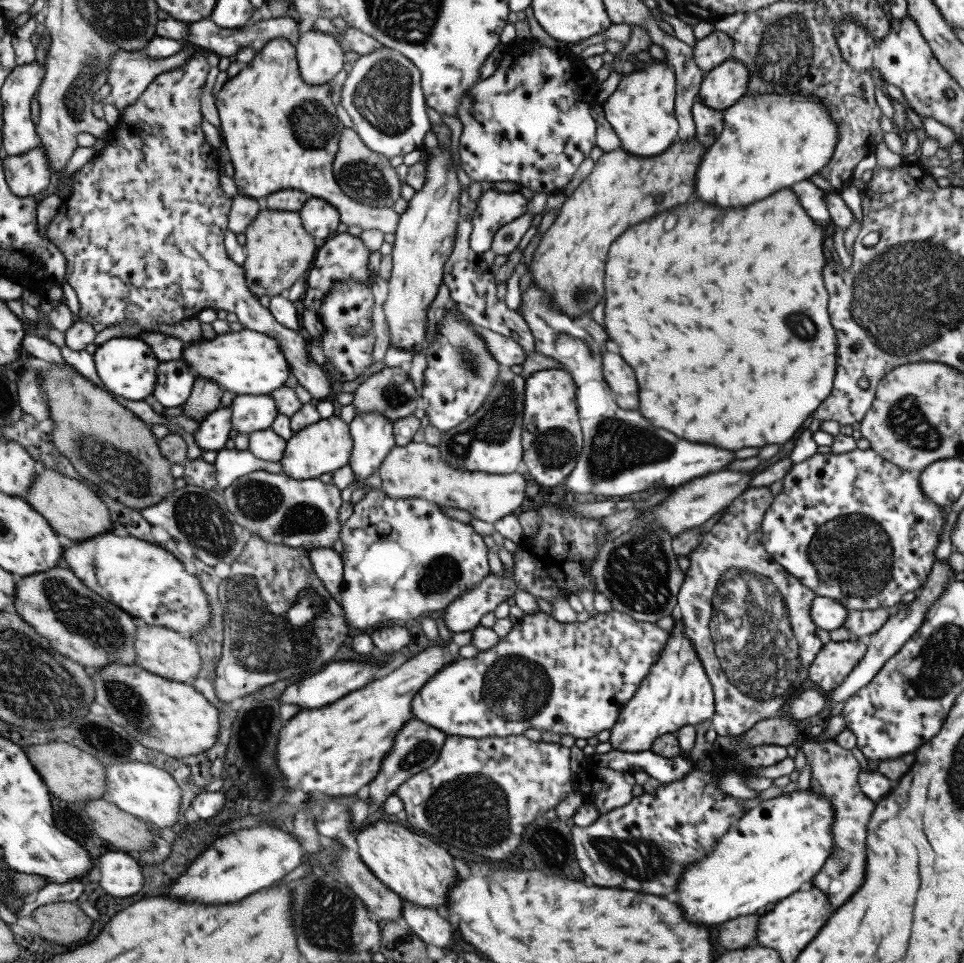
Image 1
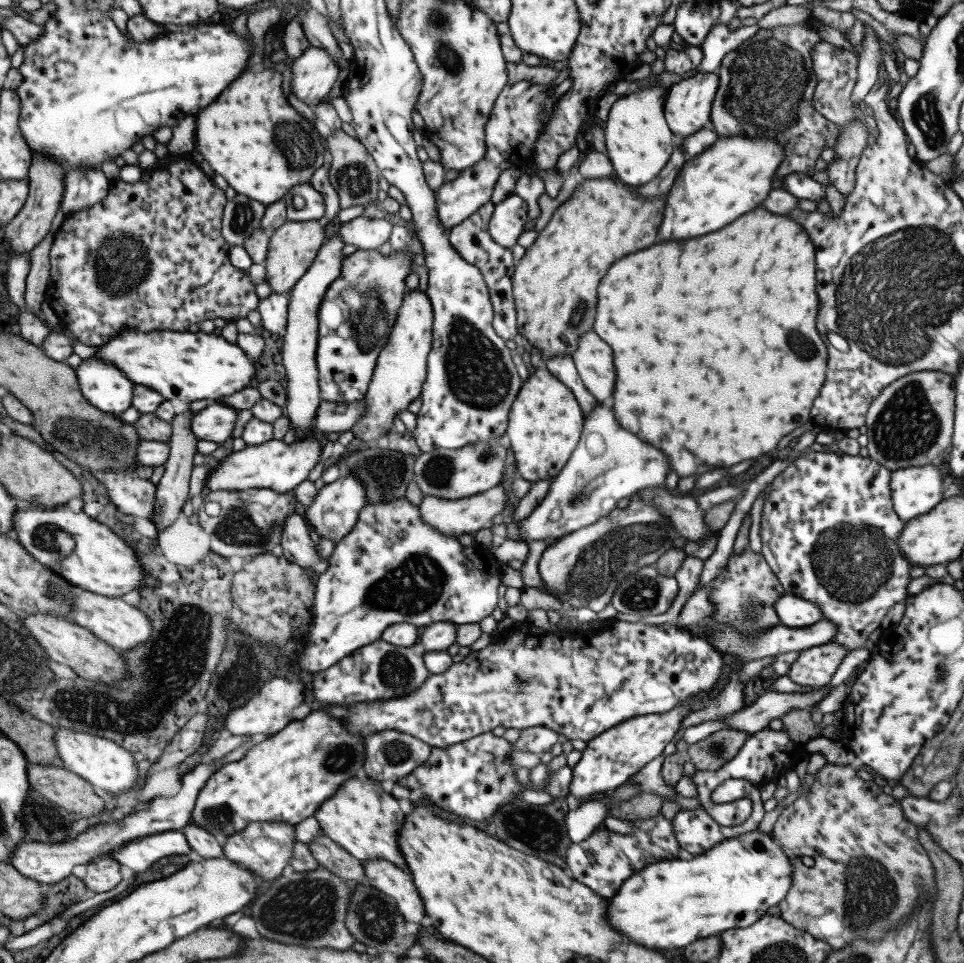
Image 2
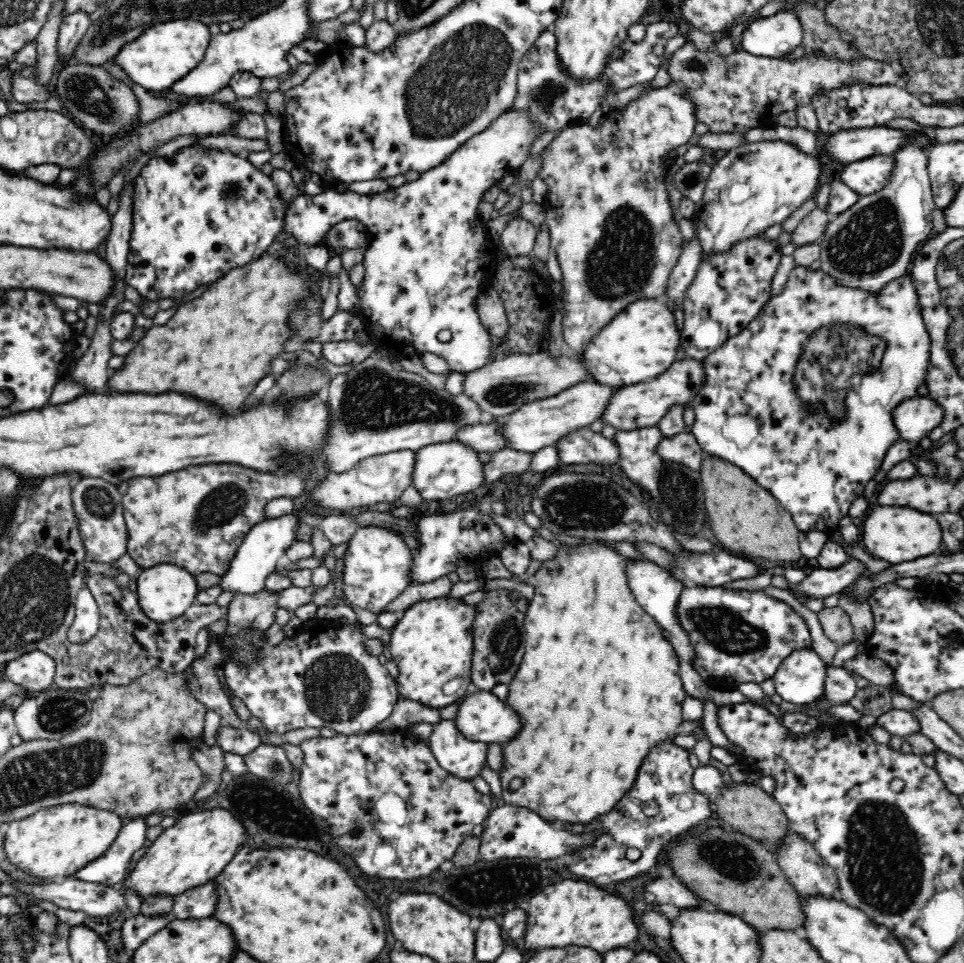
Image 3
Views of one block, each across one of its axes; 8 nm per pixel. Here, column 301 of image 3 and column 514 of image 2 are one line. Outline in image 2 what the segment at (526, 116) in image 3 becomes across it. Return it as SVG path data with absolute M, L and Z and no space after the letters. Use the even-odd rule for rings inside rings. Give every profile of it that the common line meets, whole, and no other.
M510 194L503 201L495 205L491 220L489 222L489 234L500 246L511 248L517 244L518 238L523 233L523 227L527 223L527 203L516 194Z

